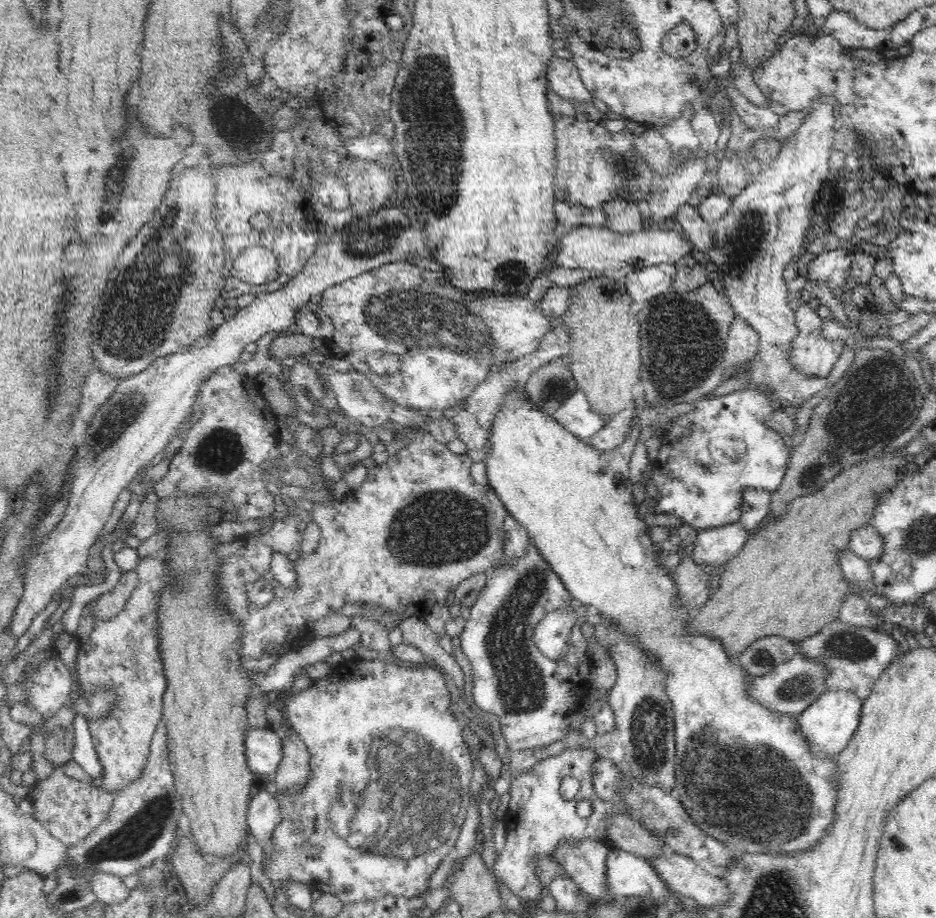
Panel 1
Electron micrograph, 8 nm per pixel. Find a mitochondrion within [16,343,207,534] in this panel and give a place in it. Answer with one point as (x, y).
(129, 404)

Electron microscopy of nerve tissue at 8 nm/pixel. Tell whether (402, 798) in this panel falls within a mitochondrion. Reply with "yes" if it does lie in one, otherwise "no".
yes

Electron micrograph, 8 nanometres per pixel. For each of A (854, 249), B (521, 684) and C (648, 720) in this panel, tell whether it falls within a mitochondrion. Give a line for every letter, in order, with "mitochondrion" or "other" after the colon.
A: other
B: mitochondrion
C: mitochondrion

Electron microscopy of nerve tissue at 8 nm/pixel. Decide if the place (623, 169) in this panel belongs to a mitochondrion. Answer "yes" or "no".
yes

